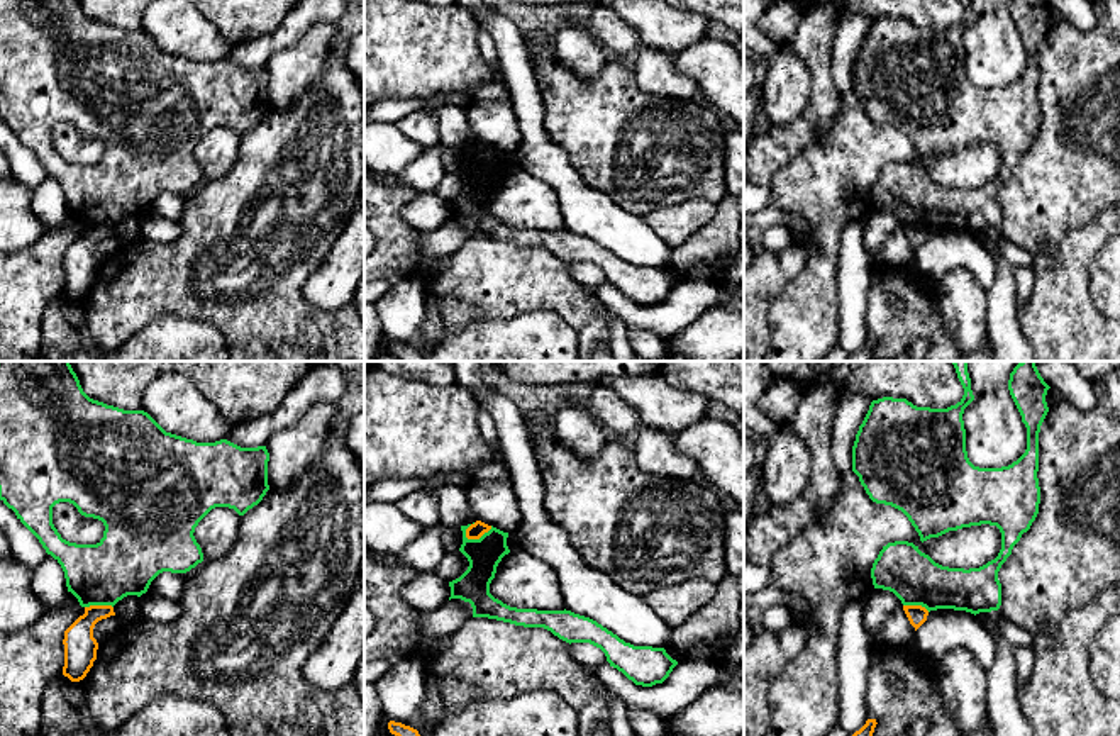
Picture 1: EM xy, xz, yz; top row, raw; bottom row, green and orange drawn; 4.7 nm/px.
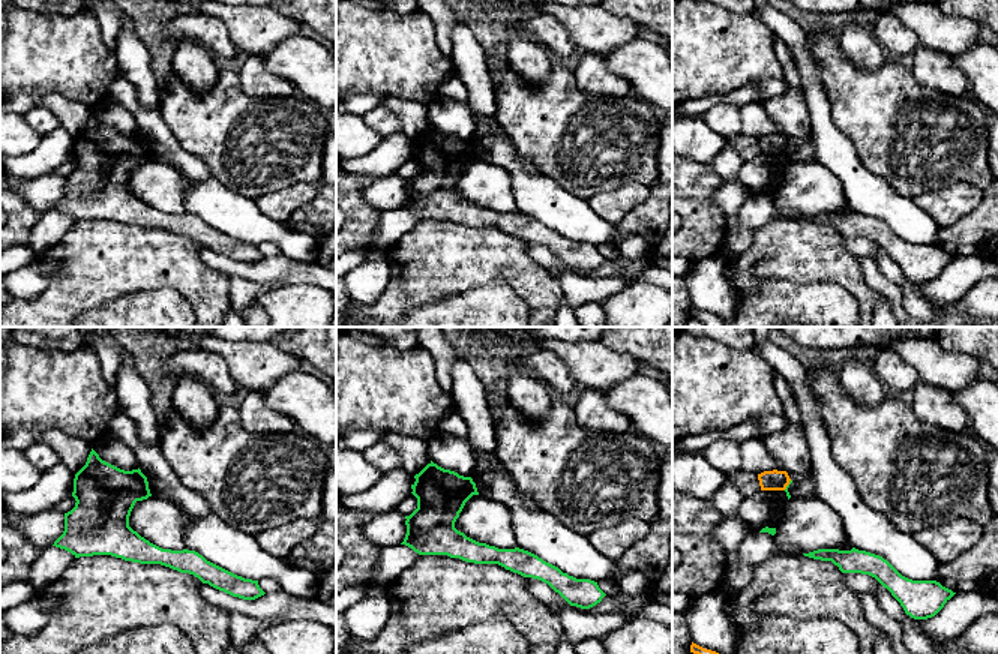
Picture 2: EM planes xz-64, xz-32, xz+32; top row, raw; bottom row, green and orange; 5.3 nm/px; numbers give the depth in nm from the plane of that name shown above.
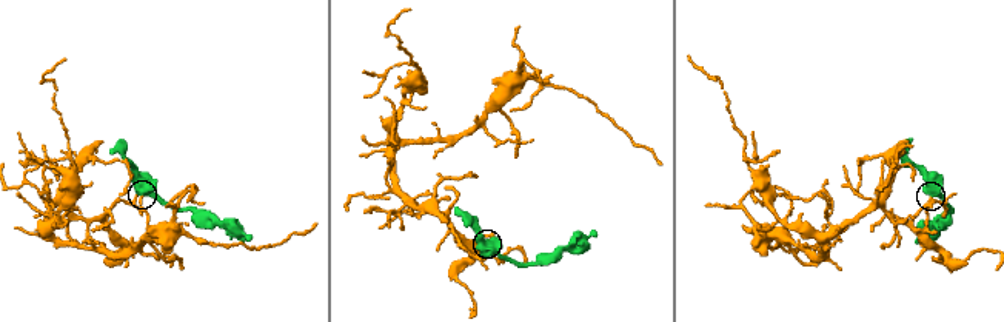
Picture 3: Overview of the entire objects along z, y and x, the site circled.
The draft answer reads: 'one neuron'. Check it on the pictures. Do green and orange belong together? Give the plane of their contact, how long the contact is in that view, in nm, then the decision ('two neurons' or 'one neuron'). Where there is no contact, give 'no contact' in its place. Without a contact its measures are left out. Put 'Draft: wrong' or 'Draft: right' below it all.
contact in xz; length 140 nm; two neurons
Draft: wrong

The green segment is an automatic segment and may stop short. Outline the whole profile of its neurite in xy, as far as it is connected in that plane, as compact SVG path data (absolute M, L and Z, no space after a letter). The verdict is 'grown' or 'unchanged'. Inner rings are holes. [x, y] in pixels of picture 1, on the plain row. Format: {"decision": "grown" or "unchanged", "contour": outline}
{"decision": "unchanged", "contour": "M0 0L0 120L61 185L68 212L81 227L114 227L127 215L146 214L159 193L186 193L202 183L195 148L215 127L244 136L258 125L269 110L268 81L266 66L241 68L227 59L197 63L166 53L144 31L124 31L90 19L80 0ZM59 122L69 122L81 136L102 141L103 158L97 164L63 159L53 144L53 127Z"}

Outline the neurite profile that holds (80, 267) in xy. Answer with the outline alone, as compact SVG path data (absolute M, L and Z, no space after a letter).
M90 226L64 251L64 287L63 295L71 302L80 302L86 297L97 280L98 263L93 258L93 248L98 241L115 236L112 226Z

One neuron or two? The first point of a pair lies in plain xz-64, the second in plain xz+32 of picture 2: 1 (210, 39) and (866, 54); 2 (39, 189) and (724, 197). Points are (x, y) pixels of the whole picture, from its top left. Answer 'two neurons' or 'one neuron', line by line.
1: two neurons
2: one neuron

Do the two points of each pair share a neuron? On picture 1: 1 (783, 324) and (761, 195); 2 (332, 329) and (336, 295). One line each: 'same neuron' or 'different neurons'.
1: different neurons
2: different neurons

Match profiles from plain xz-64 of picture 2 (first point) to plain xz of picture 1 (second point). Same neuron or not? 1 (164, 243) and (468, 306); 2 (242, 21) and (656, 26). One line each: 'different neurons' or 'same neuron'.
1: same neuron
2: same neuron

